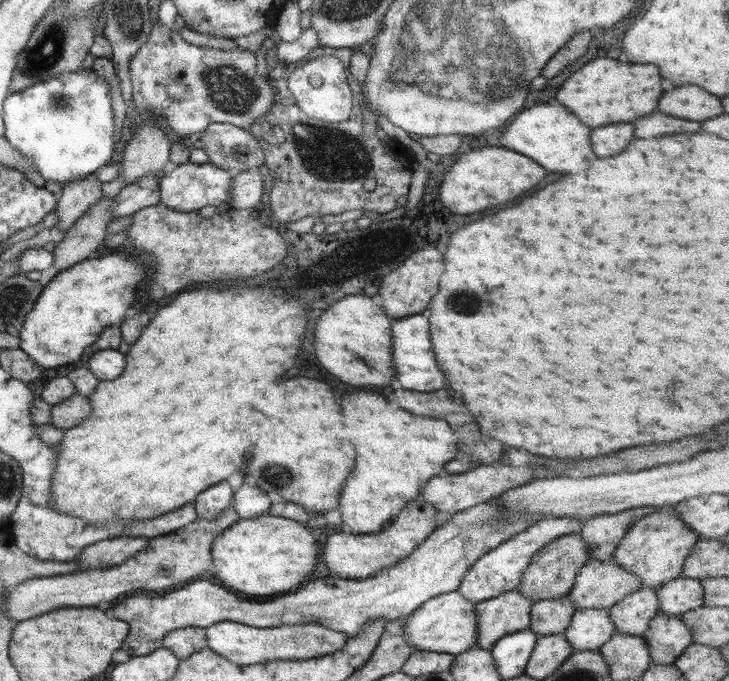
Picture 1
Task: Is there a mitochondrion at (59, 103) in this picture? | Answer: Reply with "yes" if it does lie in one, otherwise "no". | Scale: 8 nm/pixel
yes

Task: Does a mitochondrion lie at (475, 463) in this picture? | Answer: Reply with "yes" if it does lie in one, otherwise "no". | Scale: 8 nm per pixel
no

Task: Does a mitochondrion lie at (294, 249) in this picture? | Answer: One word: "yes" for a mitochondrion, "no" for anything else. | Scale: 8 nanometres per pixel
no

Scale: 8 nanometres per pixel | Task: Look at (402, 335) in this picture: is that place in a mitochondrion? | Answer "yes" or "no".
no

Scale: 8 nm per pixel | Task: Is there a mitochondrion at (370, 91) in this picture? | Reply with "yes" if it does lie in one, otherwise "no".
no

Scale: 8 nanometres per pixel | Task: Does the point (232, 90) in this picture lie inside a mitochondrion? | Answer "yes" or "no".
yes

